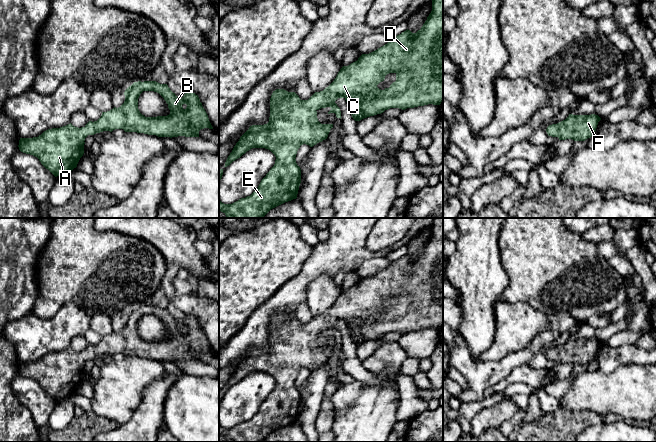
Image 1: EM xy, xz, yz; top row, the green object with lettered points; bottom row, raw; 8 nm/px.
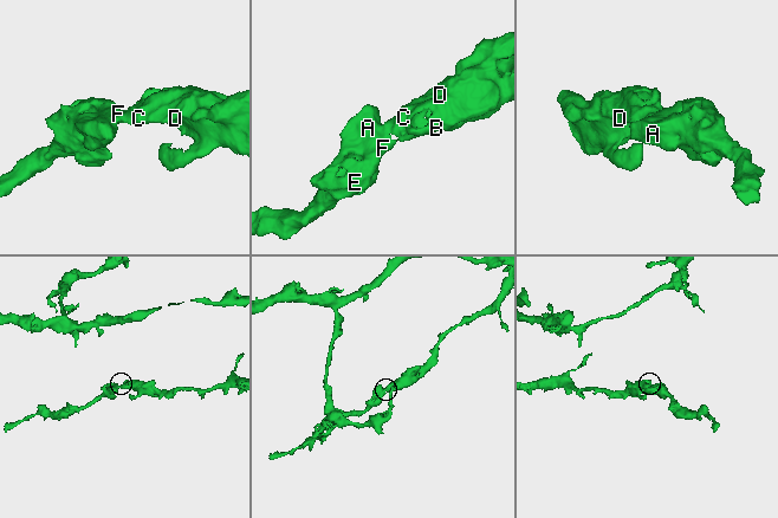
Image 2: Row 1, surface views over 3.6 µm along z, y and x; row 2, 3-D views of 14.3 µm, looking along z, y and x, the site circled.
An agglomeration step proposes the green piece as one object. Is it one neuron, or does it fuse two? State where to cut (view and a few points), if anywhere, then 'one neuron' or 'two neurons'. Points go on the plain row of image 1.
no cut | one neuron

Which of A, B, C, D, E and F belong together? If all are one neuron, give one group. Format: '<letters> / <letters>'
A B C D E F

